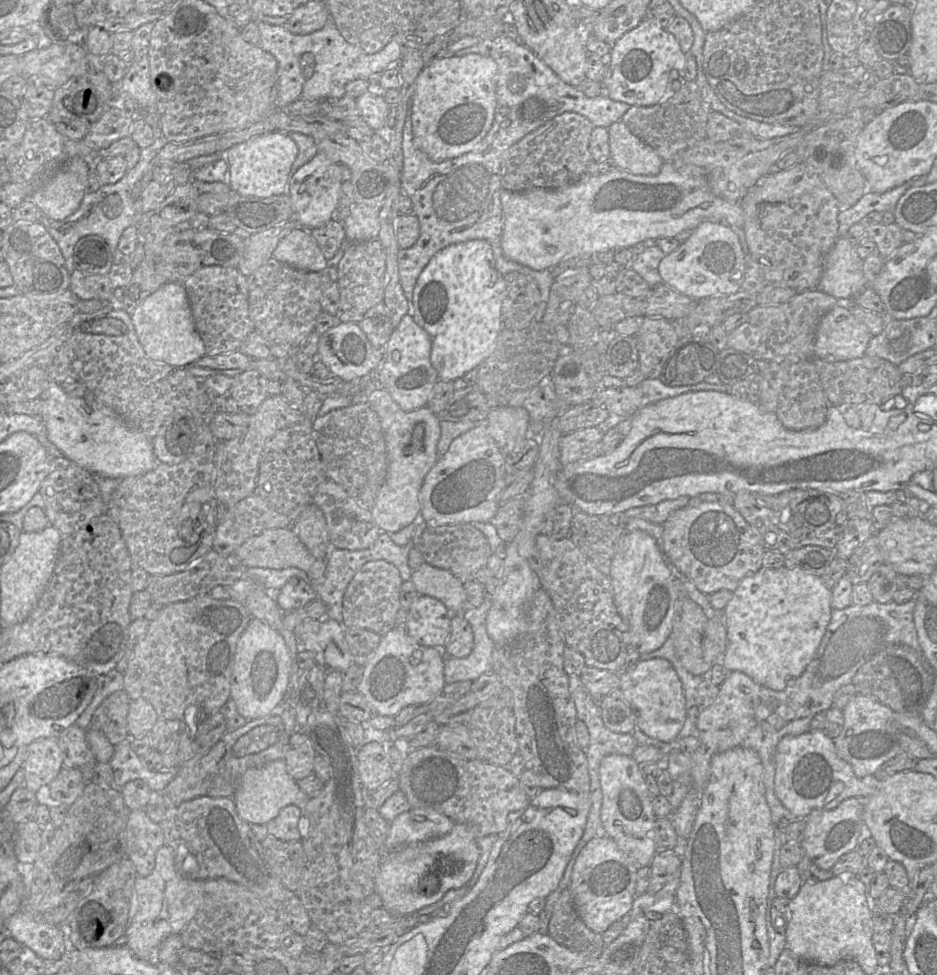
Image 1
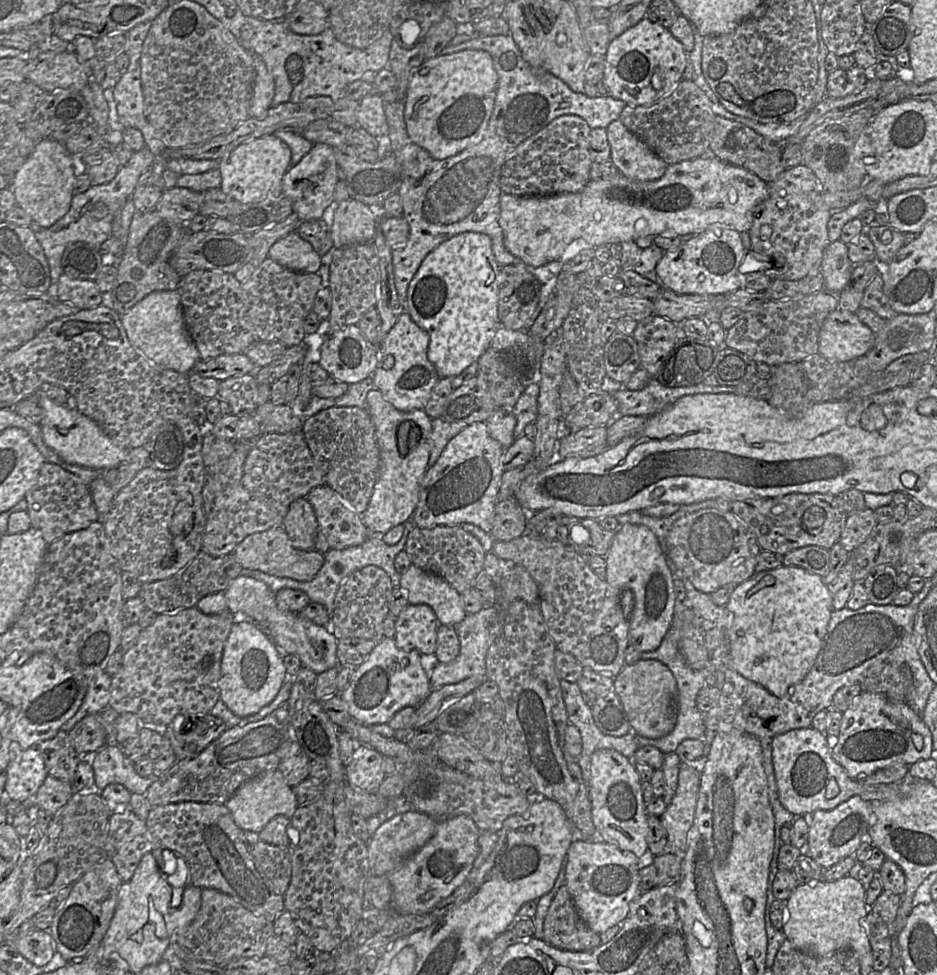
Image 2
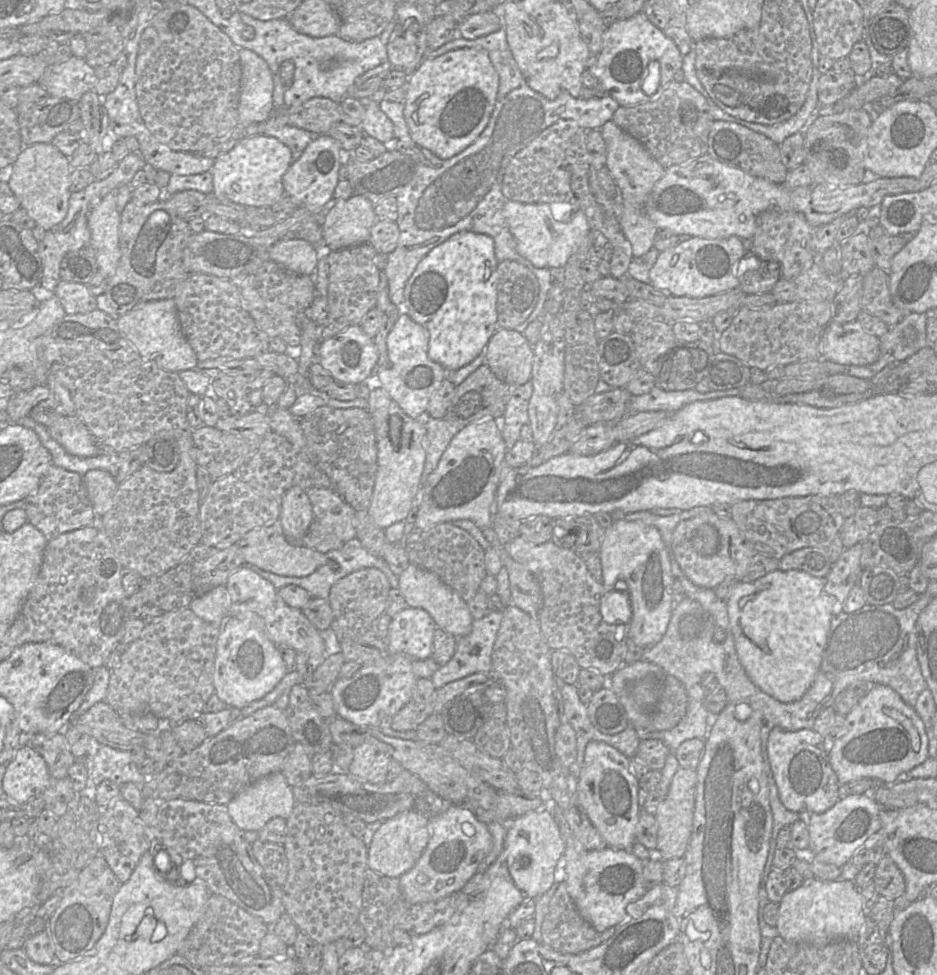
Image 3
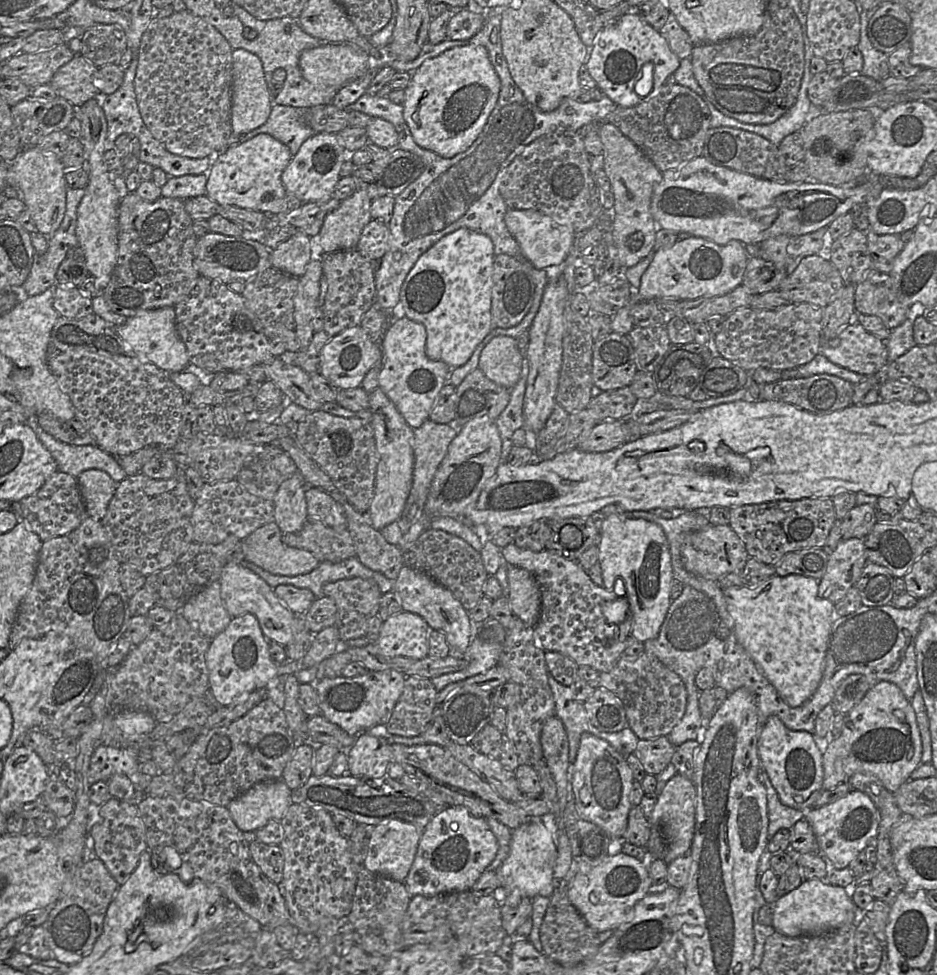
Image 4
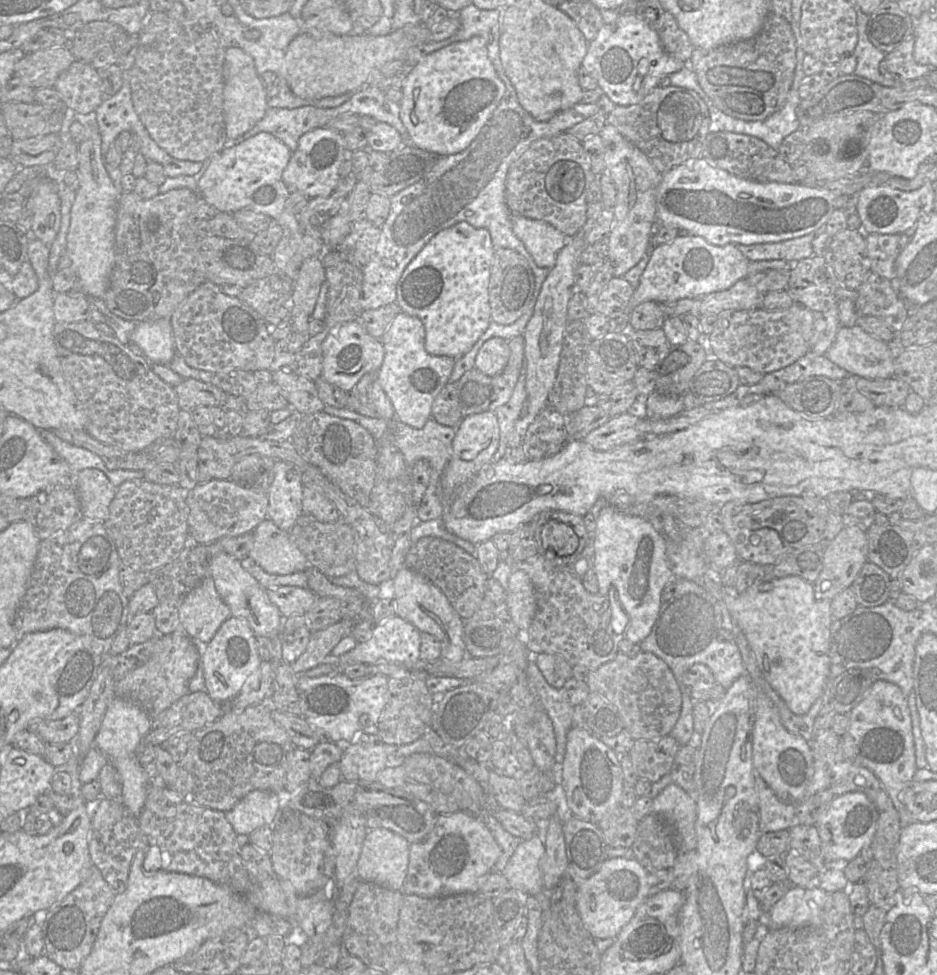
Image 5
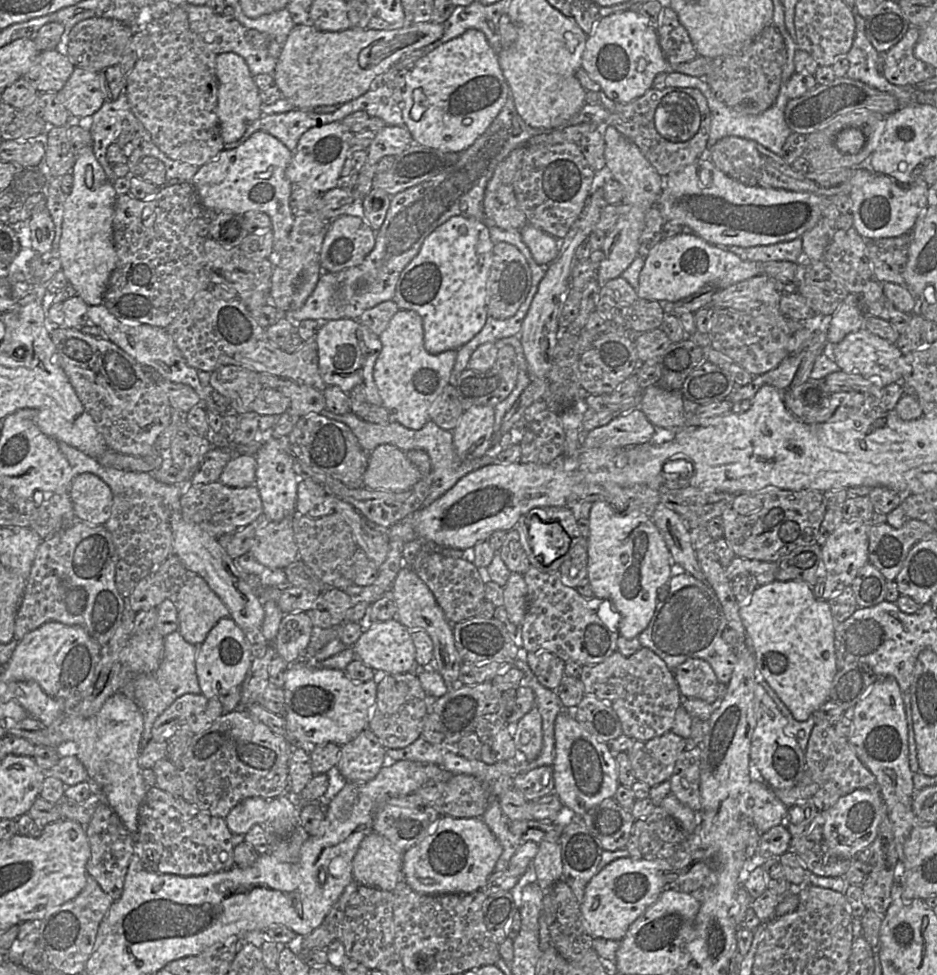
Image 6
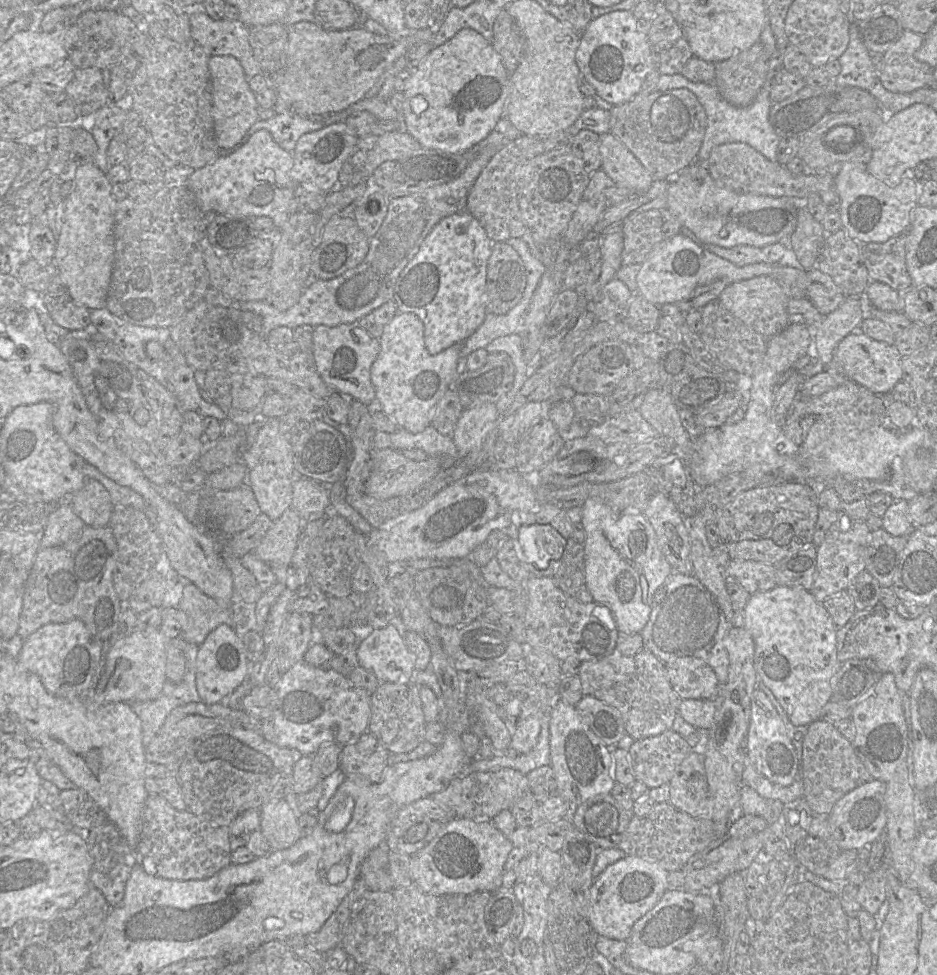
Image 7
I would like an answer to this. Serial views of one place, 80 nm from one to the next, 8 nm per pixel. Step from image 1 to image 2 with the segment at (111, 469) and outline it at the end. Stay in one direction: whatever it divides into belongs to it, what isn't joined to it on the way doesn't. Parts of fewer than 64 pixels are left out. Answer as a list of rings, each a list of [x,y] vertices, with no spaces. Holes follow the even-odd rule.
[[[47,397],[39,398],[38,405],[42,410],[39,425],[44,442],[66,463],[91,469],[110,469],[118,468],[125,460],[128,450],[114,442],[93,420],[76,408],[58,405]]]

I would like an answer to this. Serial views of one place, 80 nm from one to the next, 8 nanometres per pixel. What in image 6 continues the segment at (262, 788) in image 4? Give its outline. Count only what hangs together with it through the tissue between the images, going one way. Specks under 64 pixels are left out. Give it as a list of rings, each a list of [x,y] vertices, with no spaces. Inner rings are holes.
[[[249,797],[231,809],[225,818],[232,835],[246,835],[257,824],[265,822],[268,800],[262,797]]]

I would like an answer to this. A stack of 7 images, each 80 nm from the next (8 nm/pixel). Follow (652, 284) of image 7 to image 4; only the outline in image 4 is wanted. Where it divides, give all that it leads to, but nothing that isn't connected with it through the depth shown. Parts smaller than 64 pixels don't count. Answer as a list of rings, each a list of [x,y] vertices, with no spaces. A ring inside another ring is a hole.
[[[691,236],[685,240],[677,240],[669,247],[661,248],[654,253],[653,259],[640,279],[639,288],[634,291],[631,301],[611,317],[611,330],[627,335],[634,327],[631,310],[638,302],[649,301],[657,297],[676,300],[694,300],[701,297],[721,296],[731,292],[742,284],[743,274],[747,265],[748,255],[743,243],[731,240],[725,245],[718,245],[710,240]]]

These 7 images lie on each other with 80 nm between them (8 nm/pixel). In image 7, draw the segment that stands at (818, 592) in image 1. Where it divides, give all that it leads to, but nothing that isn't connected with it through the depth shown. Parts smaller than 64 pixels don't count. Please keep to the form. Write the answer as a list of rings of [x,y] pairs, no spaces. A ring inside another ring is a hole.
[[[777,585],[774,588],[752,594],[745,607],[741,611],[743,615],[743,627],[750,633],[754,642],[754,665],[760,680],[772,691],[791,723],[795,726],[808,726],[821,718],[821,711],[831,699],[832,679],[841,663],[837,659],[836,630],[830,614],[822,603],[817,602],[812,593],[803,588],[794,588]]]

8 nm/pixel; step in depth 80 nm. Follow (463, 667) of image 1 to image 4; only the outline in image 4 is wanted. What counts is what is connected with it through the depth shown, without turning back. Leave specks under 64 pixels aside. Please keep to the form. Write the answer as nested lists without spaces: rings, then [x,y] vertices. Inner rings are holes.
[[[491,618],[482,624],[489,626],[495,631],[495,641],[487,641],[478,637],[478,628],[481,627],[481,624],[474,625],[470,636],[470,643],[462,655],[462,658],[467,663],[466,667],[460,671],[446,673],[432,678],[432,684],[438,692],[448,684],[465,680],[477,674],[485,673],[499,664],[506,630],[500,623]]]

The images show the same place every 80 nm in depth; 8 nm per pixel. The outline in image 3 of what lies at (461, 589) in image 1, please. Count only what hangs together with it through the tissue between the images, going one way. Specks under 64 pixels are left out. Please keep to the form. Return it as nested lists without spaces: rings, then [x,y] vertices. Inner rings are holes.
[[[410,563],[398,578],[398,589],[401,591],[407,606],[426,610],[434,619],[437,628],[443,629],[456,637],[465,636],[471,632],[473,619],[467,603],[457,591],[446,585],[437,574]]]

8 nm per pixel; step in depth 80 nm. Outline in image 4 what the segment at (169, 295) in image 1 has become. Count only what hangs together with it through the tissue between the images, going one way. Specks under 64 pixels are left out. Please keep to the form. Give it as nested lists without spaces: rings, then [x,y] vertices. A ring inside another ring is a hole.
[[[172,306],[140,312],[134,317],[116,326],[117,332],[124,342],[138,353],[144,360],[153,363],[166,372],[180,372],[190,365],[189,355],[184,342],[176,330],[176,313]]]

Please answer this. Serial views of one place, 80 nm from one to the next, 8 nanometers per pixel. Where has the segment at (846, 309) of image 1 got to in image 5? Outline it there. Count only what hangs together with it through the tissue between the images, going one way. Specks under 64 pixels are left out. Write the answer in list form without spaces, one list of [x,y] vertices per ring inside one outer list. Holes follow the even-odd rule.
[[[856,324],[852,327],[840,327],[825,356],[849,375],[880,380],[894,377],[894,359],[897,351],[895,343],[888,344],[868,334]]]

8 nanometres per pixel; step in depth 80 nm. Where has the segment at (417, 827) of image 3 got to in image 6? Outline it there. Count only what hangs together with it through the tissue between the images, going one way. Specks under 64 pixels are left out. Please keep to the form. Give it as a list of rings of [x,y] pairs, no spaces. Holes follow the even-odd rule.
[[[376,832],[360,843],[353,859],[353,881],[359,885],[393,891],[403,879],[403,853]]]

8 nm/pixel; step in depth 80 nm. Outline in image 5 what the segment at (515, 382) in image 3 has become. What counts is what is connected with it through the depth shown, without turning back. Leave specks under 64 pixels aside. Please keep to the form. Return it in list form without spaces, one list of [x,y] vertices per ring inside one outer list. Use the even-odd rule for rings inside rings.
[[[492,337],[479,349],[474,367],[483,374],[496,376],[505,368],[509,355],[508,341],[500,337]]]

